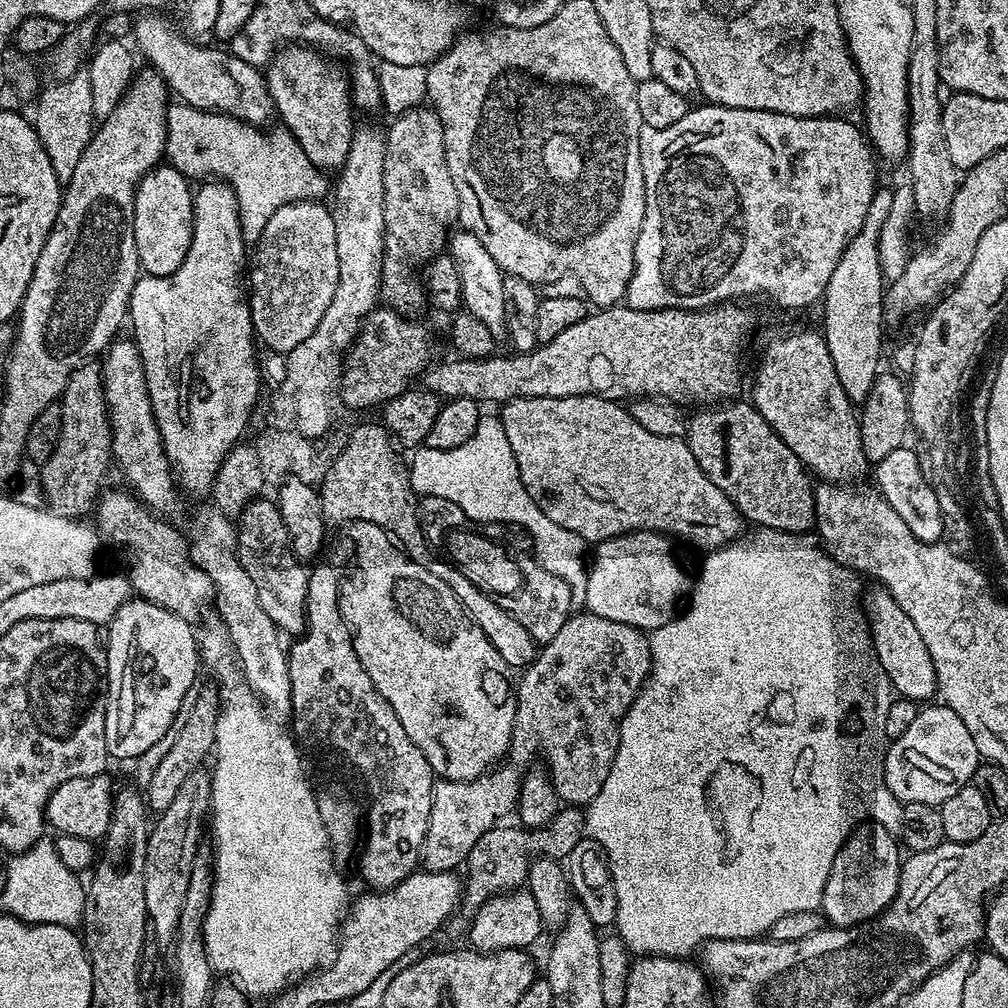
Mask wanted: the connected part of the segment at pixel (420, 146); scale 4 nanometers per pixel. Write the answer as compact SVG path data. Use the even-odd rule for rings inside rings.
M413 106L395 118L397 120L386 128L384 142L384 269L380 272L380 292L385 307L402 316L418 318L428 310L428 299L423 279L416 277L416 268L423 269L429 260L436 259L445 251L450 229L460 215L460 203L458 186L454 186L454 178L450 178L450 166L446 166L444 127L436 109L431 106Z

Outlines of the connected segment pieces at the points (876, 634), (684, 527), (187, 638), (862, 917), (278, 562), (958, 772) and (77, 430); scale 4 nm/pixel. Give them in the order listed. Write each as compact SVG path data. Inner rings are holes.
M875 587L865 594L862 611L864 619L868 621L868 633L872 636L876 661L880 663L880 668L891 682L893 689L903 699L917 702L931 701L938 692L934 658L930 658L930 650L926 650L926 642L922 642L922 634L918 634L914 622L910 622L910 614L906 614L906 610L902 610L902 606L894 602L887 588Z
M593 395L567 396L566 398L519 396L517 400L507 401L501 408L504 409L499 409L498 415L506 430L510 450L514 450L514 458L518 462L518 474L522 478L530 498L534 498L534 502L544 511L546 518L550 518L550 522L558 522L558 526L566 526L566 530L574 530L574 534L581 536L585 542L609 540L622 535L623 532L663 532L665 536L675 538L677 541L679 541L678 539L689 540L690 543L704 548L703 550L715 550L733 543L745 531L744 517L736 509L734 502L730 502L730 498L726 498L726 494L722 494L722 490L718 490L718 486L714 486L714 482L710 482L710 478L706 478L702 466L698 466L698 458L694 458L694 454L690 454L687 439L679 436L650 434L650 430L646 430L642 426L638 426L638 422L634 422L631 411L623 403Z
M131 598L125 601L107 625L106 651L108 755L113 761L132 760L135 756L143 758L146 750L157 747L161 743L159 740L173 731L176 715L180 707L182 712L193 691L196 664L198 668L197 633L193 625L187 624L178 614L143 598Z
M875 822L857 824L838 850L834 866L830 866L830 878L826 878L826 884L820 893L818 904L824 913L825 921L837 928L852 928L856 924L864 923L865 920L879 916L888 907L888 903L896 897L902 867L900 852L902 853L902 848L897 837L890 830L886 830L886 826Z
M275 504L272 508L252 508L252 516L240 513L236 529L238 560L246 574L253 579L262 610L269 615L281 633L298 638L307 628L305 602L309 571L293 553L292 541L286 524L282 521L279 505Z
M932 702L917 711L914 722L910 722L910 727L906 729L906 734L887 745L884 754L884 781L892 791L892 796L904 804L926 803L939 806L946 802L946 798L958 794L962 786L971 784L974 770L981 763L978 746L974 746L974 738L970 738L970 730L966 730L962 718L958 718L958 714L954 714L954 710L950 710L947 704Z
M95 363L83 364L68 379L58 403L62 410L62 434L54 454L39 469L47 507L59 516L84 518L93 511L101 495L100 483L113 463L112 423L108 421L108 403L104 397L104 374Z

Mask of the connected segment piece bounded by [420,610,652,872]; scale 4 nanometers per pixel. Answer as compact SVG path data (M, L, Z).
M587 610L569 616L566 626L562 626L562 630L558 630L558 635L550 638L550 642L537 651L536 660L523 669L521 676L524 677L521 678L520 684L518 680L515 685L516 717L514 718L514 730L512 731L512 745L508 747L508 754L503 763L485 772L483 776L476 780L445 780L440 778L433 783L430 822L426 826L424 849L420 852L423 871L456 872L459 869L459 864L461 867L467 861L470 850L474 850L474 842L478 842L478 838L482 838L482 834L486 834L486 830L497 827L501 823L499 820L504 820L511 812L513 815L517 811L520 798L520 781L524 779L526 769L535 761L532 759L536 756L536 748L540 752L548 752L548 761L546 761L548 775L551 776L552 784L556 788L556 795L560 797L561 801L568 806L586 806L590 803L598 794L598 790L602 790L602 782L606 782L606 774L610 774L610 766L614 762L614 754L618 750L618 742L620 741L620 723L626 714L626 710L630 710L634 698L640 693L640 687L648 679L651 669L652 655L648 645L648 636L641 629L626 626L622 622L610 622L610 618L602 618Z

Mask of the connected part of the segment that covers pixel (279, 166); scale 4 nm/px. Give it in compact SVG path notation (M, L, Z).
M176 102L168 109L168 141L164 155L167 163L185 178L212 177L229 184L238 198L245 241L254 242L262 234L266 222L270 222L274 210L282 210L284 204L296 204L299 200L320 202L330 192L330 180L324 177L327 175L316 168L287 130L279 131L267 136L264 130L245 120Z

